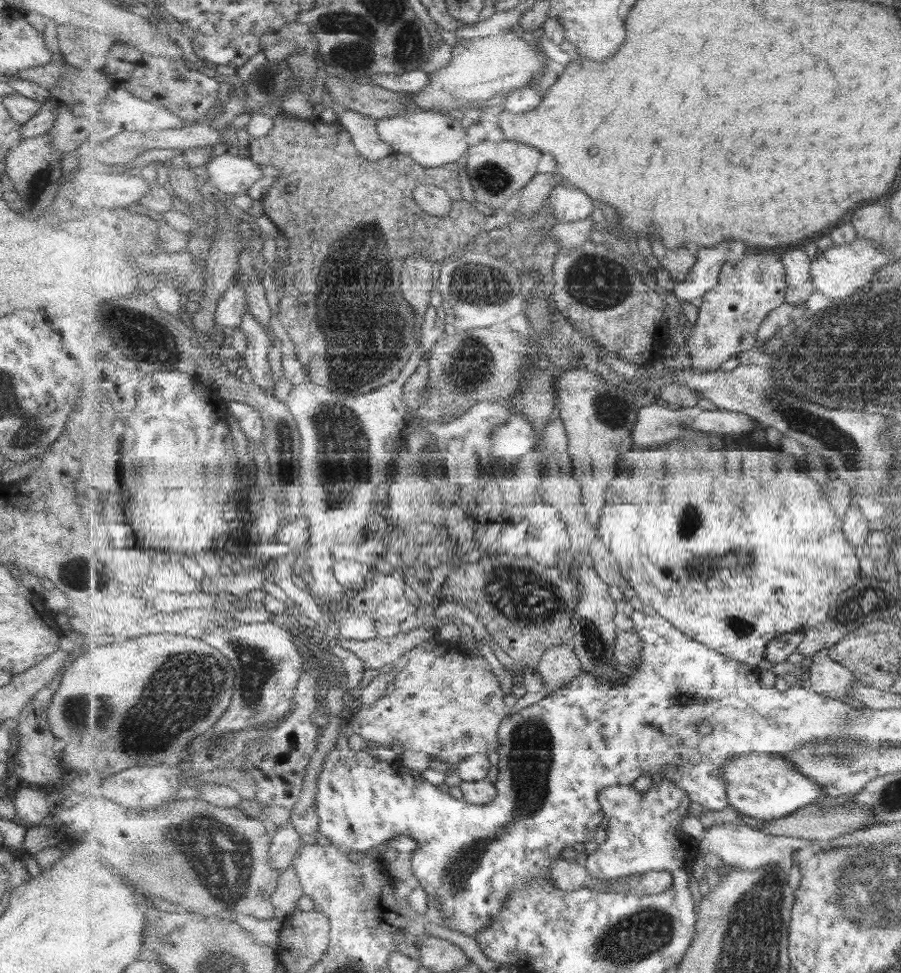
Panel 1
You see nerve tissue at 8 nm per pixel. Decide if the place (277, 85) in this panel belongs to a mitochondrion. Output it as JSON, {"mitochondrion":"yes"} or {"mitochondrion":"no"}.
{"mitochondrion":"no"}

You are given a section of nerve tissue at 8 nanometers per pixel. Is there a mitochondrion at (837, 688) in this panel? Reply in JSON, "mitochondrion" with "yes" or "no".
{"mitochondrion":"no"}

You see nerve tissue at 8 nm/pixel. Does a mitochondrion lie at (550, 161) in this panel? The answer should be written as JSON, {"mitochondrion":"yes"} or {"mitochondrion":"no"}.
{"mitochondrion":"no"}

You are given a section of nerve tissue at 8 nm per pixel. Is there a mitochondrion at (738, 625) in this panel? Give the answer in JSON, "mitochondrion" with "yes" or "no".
{"mitochondrion":"yes"}

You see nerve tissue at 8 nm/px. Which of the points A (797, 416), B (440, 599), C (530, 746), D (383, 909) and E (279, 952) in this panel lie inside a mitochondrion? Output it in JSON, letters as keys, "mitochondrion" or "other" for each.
{"A":"mitochondrion","B":"other","C":"mitochondrion","D":"other","E":"other"}

